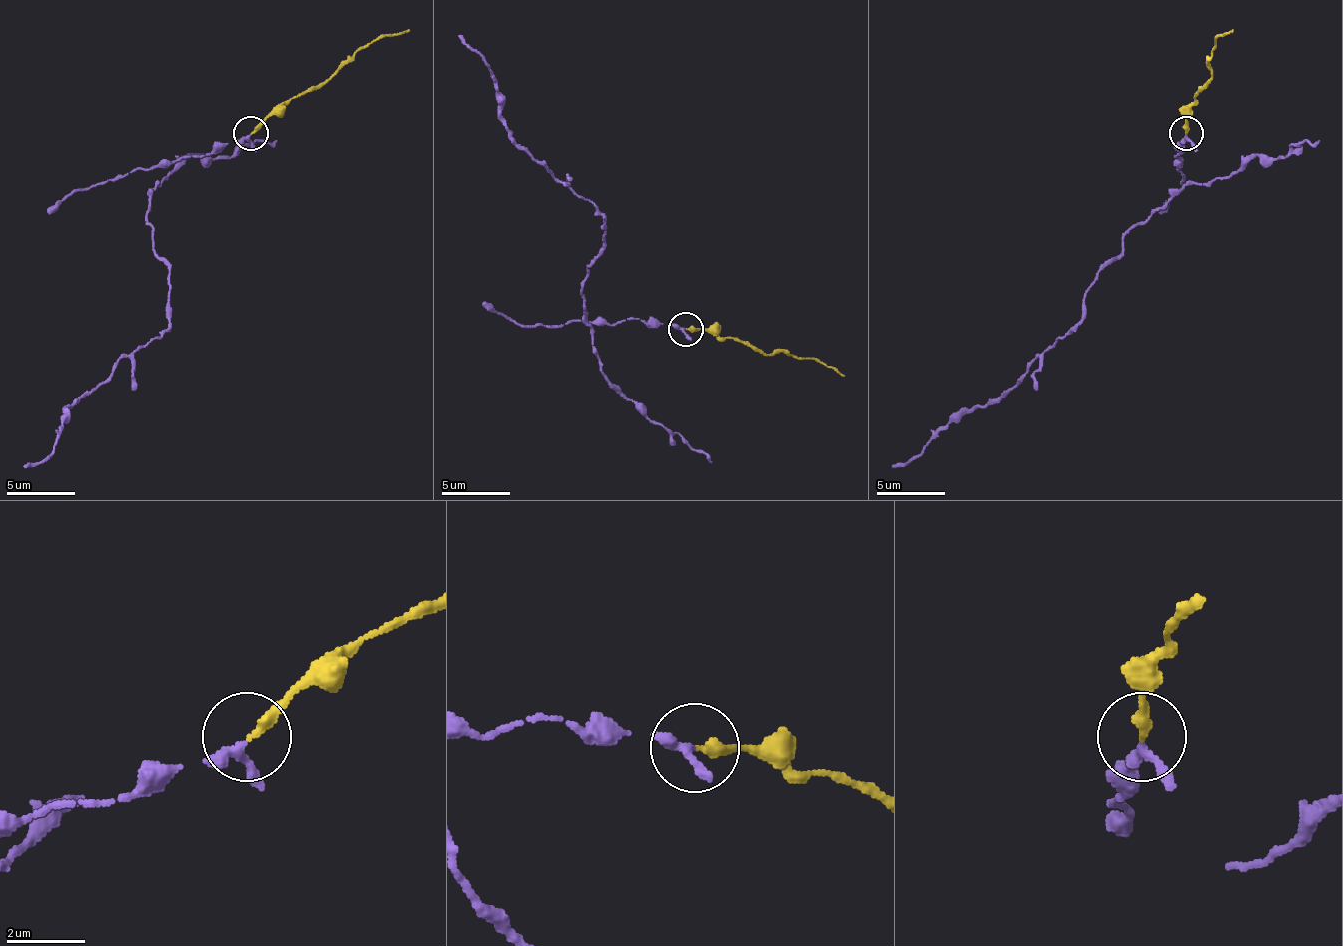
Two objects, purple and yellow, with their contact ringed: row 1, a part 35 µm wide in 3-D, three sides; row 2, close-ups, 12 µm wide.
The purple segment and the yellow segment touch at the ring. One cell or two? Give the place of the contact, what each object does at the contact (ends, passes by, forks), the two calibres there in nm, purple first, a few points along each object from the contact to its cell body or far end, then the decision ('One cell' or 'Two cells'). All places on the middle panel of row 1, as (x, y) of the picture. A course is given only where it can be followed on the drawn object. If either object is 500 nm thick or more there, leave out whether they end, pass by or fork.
Place: (686, 329). At the ring purple passes by. At the ring yellow ends. Thickness 200 nm (purple) against 260 nm. Course of purple: (685, 330), (643, 319), (591, 330), (581, 281), (605, 243), (605, 216), (512, 136), (495, 74), (457, 36). Course of yellow: (685, 330), (716, 330), (768, 354), (788, 350), (812, 357), (844, 375). One cell

